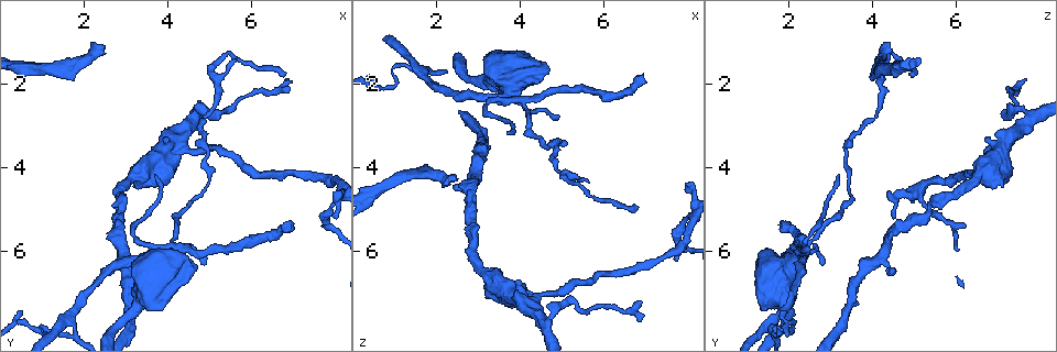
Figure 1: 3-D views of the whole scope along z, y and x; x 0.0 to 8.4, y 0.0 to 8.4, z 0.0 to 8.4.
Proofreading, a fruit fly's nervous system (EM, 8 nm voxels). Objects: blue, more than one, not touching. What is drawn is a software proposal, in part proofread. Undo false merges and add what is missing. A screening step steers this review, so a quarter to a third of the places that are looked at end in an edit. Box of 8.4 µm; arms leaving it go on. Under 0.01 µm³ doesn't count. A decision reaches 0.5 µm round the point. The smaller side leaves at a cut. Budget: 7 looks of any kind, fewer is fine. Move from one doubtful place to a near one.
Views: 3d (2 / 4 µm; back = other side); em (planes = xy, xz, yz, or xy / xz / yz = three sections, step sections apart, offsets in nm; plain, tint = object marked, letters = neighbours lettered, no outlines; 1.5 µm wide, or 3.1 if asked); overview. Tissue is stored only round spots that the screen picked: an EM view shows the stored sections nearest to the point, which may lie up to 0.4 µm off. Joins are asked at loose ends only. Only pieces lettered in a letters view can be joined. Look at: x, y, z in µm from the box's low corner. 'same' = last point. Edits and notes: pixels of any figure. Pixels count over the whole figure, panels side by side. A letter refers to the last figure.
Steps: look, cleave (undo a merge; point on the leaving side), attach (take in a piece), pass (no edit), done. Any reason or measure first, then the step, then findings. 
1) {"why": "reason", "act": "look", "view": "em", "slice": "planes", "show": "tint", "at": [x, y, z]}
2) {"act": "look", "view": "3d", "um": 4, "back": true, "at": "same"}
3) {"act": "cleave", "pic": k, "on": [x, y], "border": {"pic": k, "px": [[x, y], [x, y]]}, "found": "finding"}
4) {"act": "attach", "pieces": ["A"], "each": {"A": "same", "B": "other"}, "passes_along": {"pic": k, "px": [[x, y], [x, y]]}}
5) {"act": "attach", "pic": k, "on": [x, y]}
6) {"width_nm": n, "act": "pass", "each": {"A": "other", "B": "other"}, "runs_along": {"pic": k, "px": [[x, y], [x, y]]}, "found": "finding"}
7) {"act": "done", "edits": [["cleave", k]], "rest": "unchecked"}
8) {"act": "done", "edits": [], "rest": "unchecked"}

{"why": "free end", "act": "look", "view": "em", "slice": "xz", "step": 4, "show": "tint", "at": [2.45, 1.10, 4.25]}

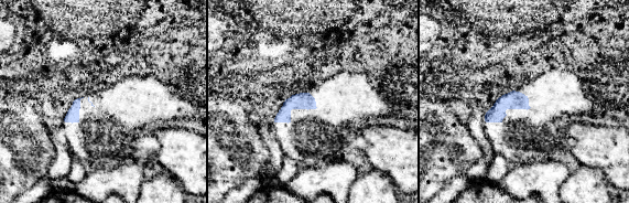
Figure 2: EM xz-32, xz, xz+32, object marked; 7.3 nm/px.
{"act": "look", "view": "em", "slice": "planes", "show": "letters", "at": "same"}

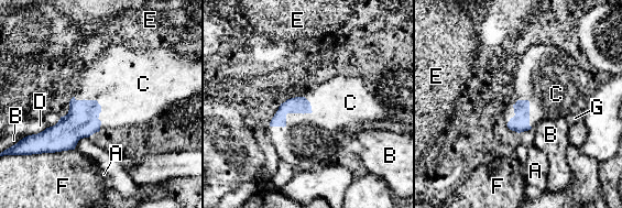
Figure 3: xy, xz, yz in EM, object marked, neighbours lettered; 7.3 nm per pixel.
{"act": "attach", "pieces": ["C"], "each": {"A": "other", "B": "other", "C": "same", "D": "other", "E": "other", "F": "other", "G": "other"}, "passes_along": {"pic": 3, "px": [[298, 105], [308, 101], [317, 134]]}, "found": "the cell continues"}

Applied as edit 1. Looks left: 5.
{"why": "thin end", "act": "look", "view": "em", "slice": "planes", "show": "letters", "at": [2.45, 6.45, 4.50]}

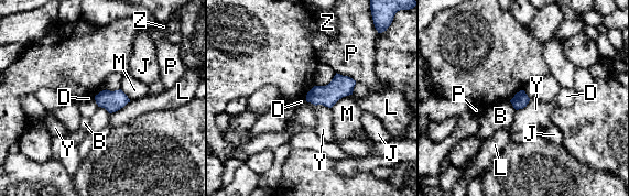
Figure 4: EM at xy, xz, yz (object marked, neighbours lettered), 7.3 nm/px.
{"width_nm": 120, "act": "pass", "each": {"B": "other", "D": "other", "J": "other", "L": "other", "M": "other", "P": "other", "Y": "other", "Z": "other"}, "border": {"pic": 4, "px": [[94, 97], [98, 106]]}, "found": "no lettered piece goes on from it"}

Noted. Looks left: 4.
{"why": "tapers out", "act": "look", "view": "3d", "um": 4, "at": [4.95, 6.25, 2.75]}

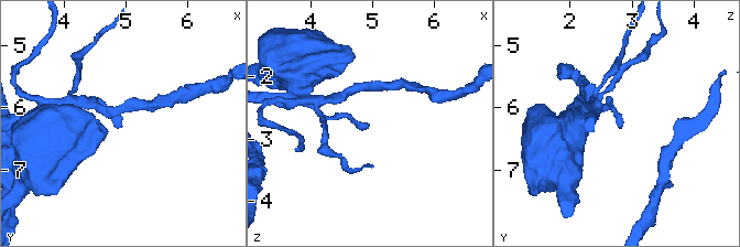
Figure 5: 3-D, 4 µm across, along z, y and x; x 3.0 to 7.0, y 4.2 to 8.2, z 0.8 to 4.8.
{"act": "look", "view": "em", "slice": "planes", "show": "letters", "at": [4.90, 6.25, 2.75]}

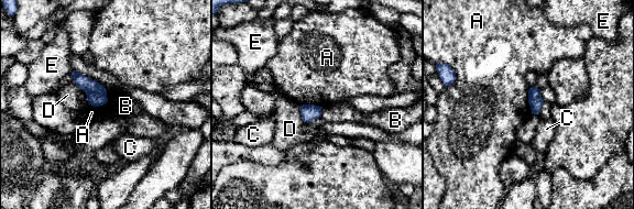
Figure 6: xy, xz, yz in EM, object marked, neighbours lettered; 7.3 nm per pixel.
{"width_nm": 110, "act": "pass", "each": {"A": "other", "B": "other", "C": "other", "D": "other", "E": "other"}, "border": {"pic": 6, "px": [[104, 86], [107, 101], [89, 105]]}, "found": "none of them fits"}

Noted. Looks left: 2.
{"act": "done", "edits": [["attach", 3]], "rest": "unchecked"}

